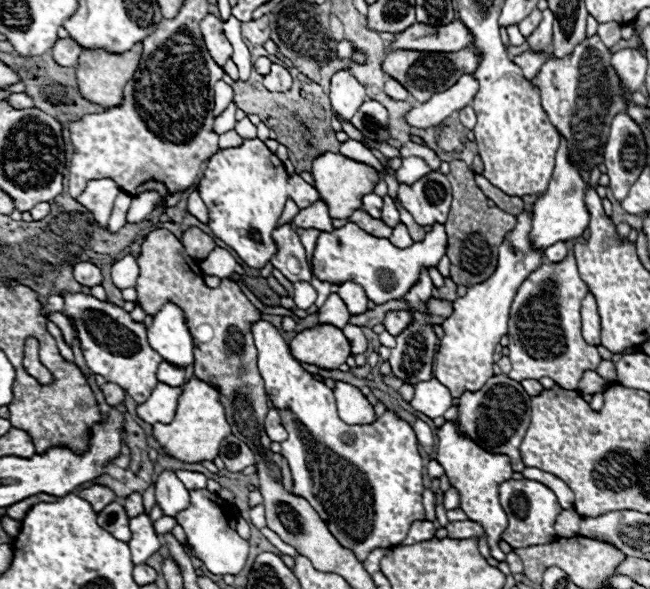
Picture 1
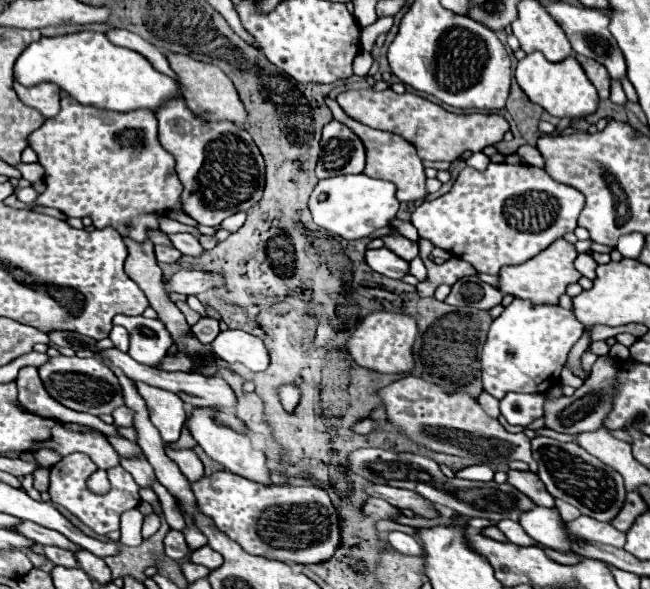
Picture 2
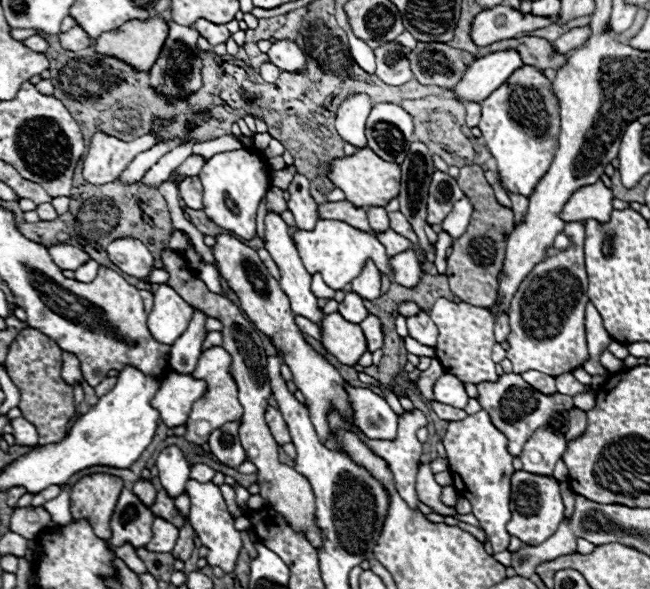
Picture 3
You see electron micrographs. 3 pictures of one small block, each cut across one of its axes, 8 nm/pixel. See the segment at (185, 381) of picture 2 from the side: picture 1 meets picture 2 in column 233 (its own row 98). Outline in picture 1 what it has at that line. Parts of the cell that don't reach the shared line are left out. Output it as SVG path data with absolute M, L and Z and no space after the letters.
M388 78L386 80L386 86L384 86L384 92L388 94L388 98L392 98L392 100L408 100L408 90L404 88L404 86L400 86L396 80L392 80L392 78Z

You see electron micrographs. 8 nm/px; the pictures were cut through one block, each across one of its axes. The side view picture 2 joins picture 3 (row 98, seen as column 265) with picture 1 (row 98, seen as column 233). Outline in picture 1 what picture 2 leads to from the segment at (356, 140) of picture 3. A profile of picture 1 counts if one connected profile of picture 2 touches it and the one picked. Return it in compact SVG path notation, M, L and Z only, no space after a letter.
M348 68L338 70L330 78L330 102L344 120L350 120L366 98L364 86L350 74Z

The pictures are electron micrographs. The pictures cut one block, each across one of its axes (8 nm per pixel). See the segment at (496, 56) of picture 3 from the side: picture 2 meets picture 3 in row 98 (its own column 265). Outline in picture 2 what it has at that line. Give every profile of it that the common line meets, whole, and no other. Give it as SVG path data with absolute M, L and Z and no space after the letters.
M192 408L192 410L188 410L188 414L186 414L186 428L192 434L192 438L204 448L204 452L210 458L214 458L222 466L226 466L226 470L230 470L230 472L234 472L238 476L256 480L260 484L270 484L264 452L252 446L252 440L250 440L248 434L236 432L236 430L232 430L228 426L220 426L216 422L214 414L216 414L216 408Z

